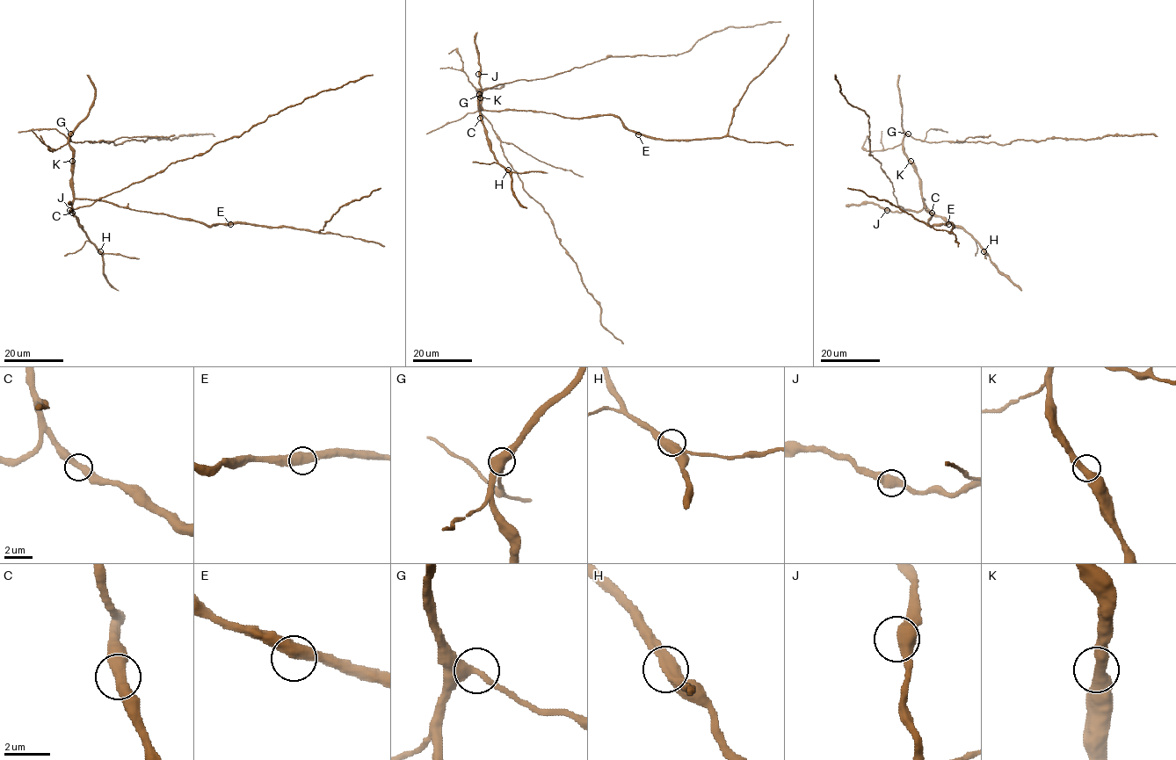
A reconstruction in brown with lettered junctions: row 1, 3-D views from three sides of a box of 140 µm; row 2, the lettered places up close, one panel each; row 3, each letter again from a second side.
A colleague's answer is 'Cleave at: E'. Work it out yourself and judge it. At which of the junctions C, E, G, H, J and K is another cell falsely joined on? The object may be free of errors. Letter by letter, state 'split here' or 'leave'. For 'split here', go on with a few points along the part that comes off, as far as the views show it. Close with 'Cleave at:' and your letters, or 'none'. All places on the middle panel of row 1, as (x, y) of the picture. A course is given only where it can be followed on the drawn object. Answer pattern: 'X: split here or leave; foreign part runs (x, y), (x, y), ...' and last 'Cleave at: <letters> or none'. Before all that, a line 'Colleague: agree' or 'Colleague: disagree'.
Colleague: disagree
C: leave
E: leave
G: leave
H: leave
J: leave
K: leave
Cleave at: none

